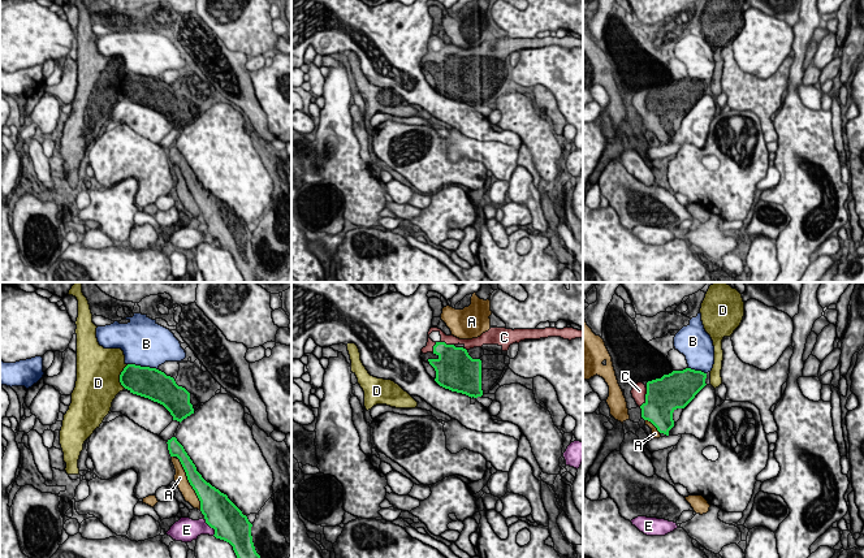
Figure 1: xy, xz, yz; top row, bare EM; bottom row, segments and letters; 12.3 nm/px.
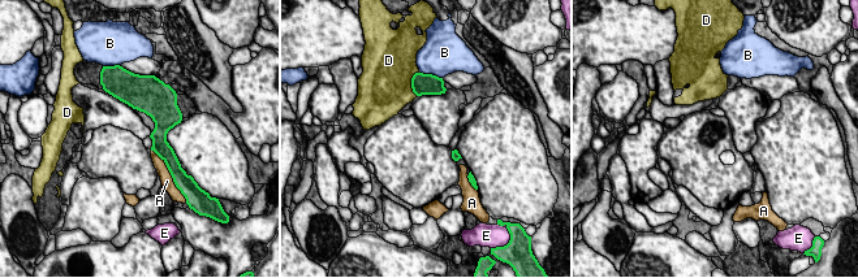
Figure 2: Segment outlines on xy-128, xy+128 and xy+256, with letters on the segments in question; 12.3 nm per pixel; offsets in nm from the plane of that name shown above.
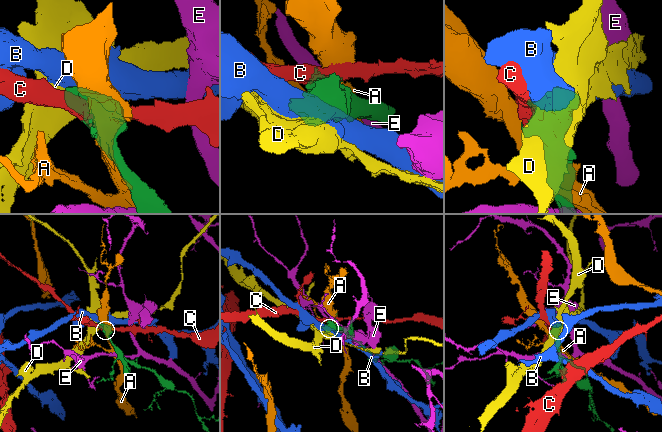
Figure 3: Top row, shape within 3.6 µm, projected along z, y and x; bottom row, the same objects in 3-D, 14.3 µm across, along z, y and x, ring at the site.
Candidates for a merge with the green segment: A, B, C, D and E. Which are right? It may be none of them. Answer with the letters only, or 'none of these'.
C

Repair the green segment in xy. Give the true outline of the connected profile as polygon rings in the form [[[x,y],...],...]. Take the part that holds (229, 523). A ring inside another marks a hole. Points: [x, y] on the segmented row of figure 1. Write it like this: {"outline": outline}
{"outline": [[[176,437],[168,440],[170,457],[177,457],[187,480],[200,501],[200,511],[206,523],[215,529],[215,537],[229,542],[237,558],[260,558],[256,553],[247,516],[226,494],[207,483]]]}

